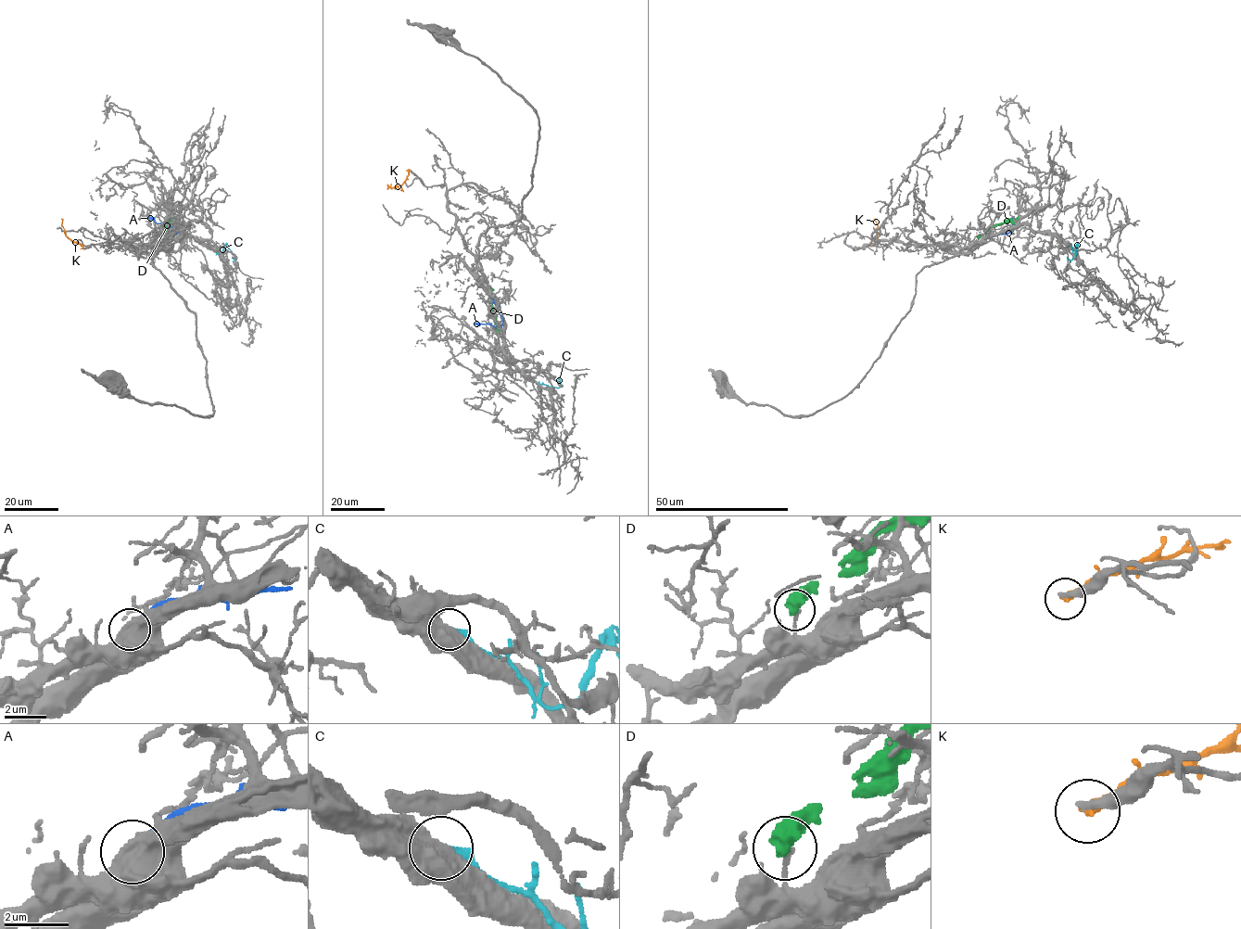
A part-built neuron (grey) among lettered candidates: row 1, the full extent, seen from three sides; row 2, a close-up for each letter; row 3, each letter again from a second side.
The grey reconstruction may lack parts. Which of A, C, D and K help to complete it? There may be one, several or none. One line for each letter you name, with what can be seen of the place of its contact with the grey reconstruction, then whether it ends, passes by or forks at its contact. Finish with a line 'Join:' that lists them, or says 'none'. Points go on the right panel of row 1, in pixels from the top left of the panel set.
Join: none

